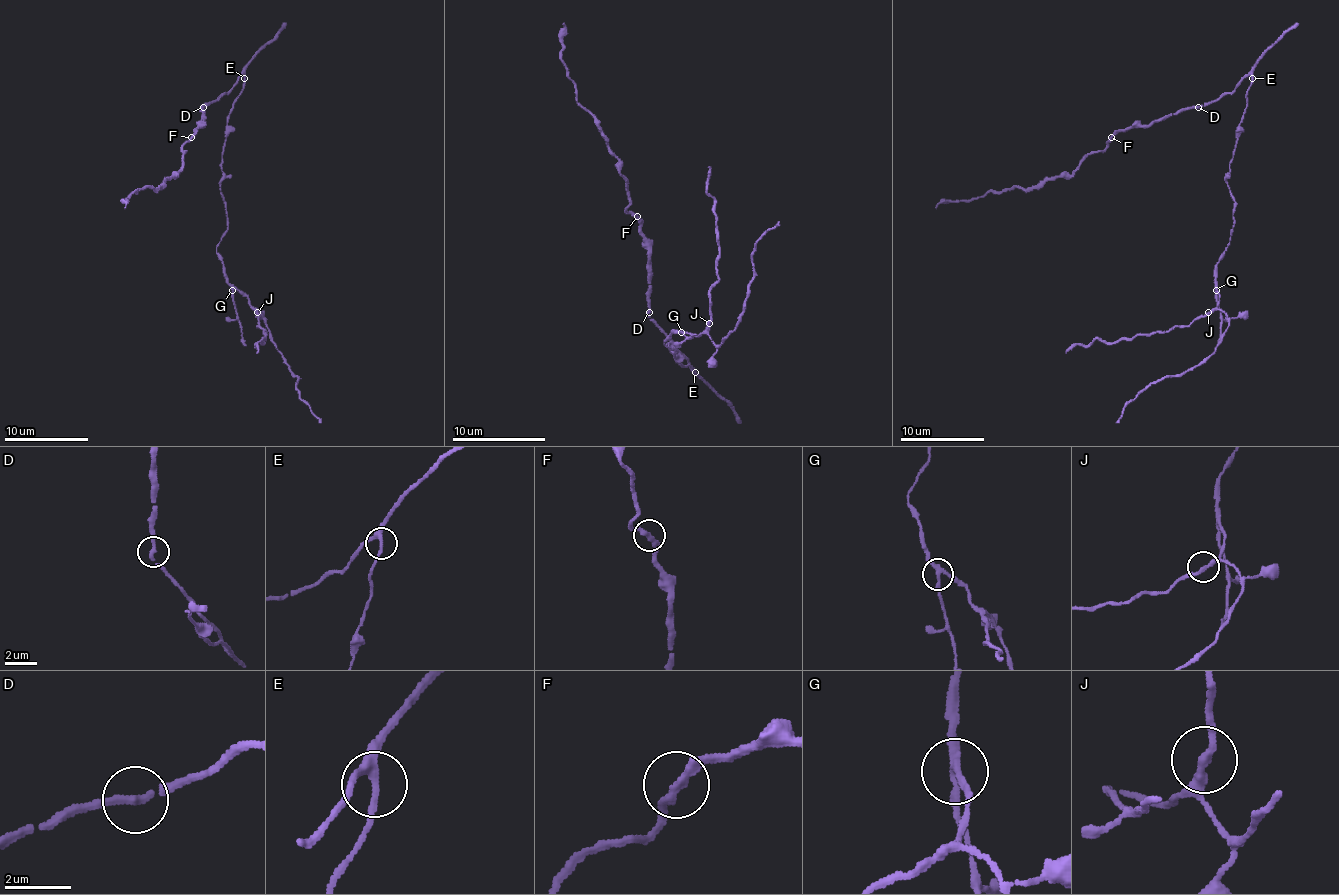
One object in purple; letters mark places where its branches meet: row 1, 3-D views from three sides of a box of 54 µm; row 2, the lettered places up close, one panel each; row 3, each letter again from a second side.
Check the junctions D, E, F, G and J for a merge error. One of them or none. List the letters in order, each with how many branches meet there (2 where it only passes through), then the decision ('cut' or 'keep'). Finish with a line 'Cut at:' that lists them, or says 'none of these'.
D: 2 | keep
E: 3 | keep
F: 2 | keep
G: 3 | cut
J: 3 | keep
Cut at: G

